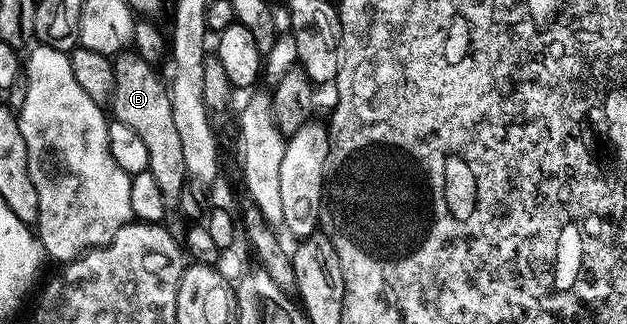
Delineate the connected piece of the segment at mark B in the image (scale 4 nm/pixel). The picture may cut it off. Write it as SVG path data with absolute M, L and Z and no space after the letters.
M123 51L113 58L114 63L114 99L112 102L113 120L120 123L128 123L140 135L140 140L148 147L148 172L156 178L156 183L164 195L164 203L168 207L178 204L179 197L183 196L182 189L188 182L188 174L185 169L183 148L180 147L179 136L176 135L175 120L172 119L172 103L170 102L170 90L167 82L158 78L159 70L150 66L136 51Z

